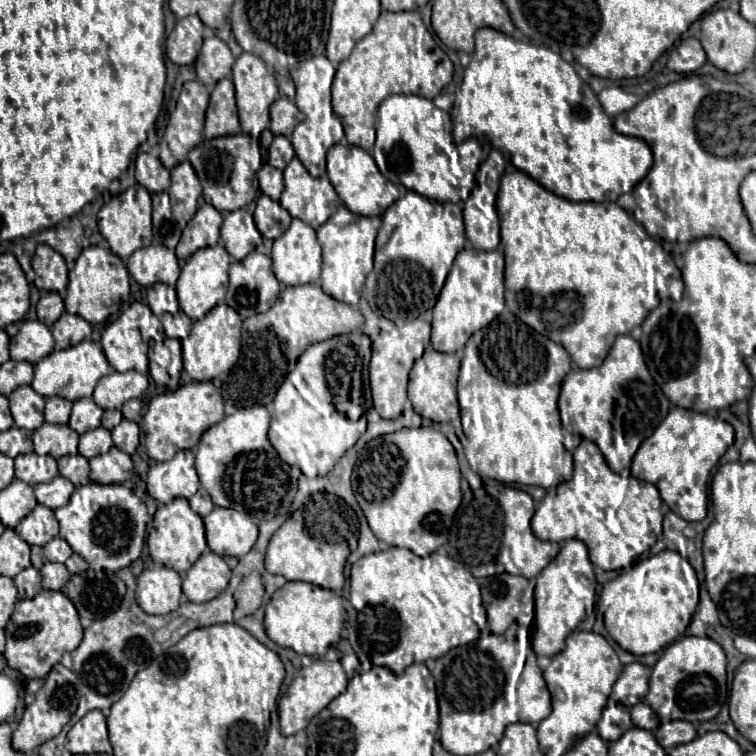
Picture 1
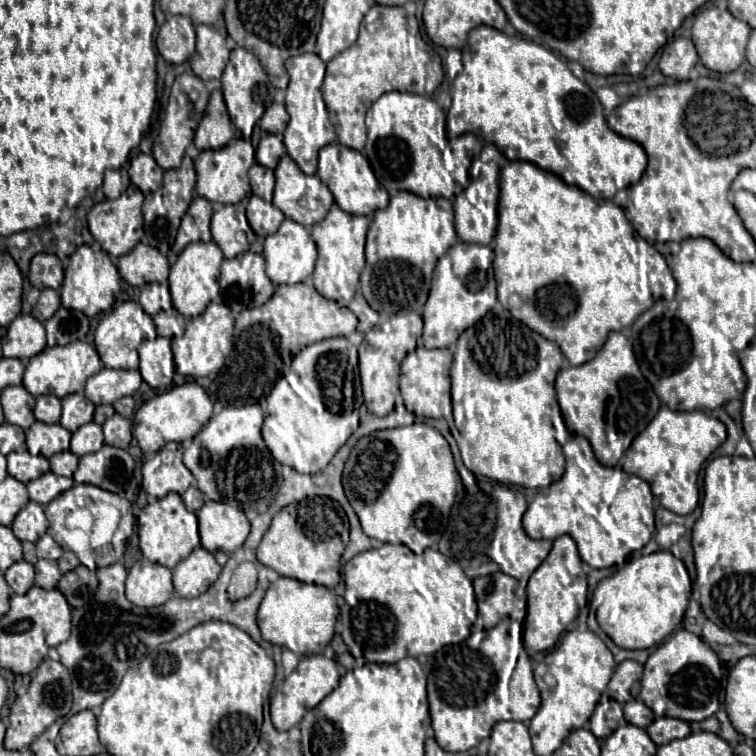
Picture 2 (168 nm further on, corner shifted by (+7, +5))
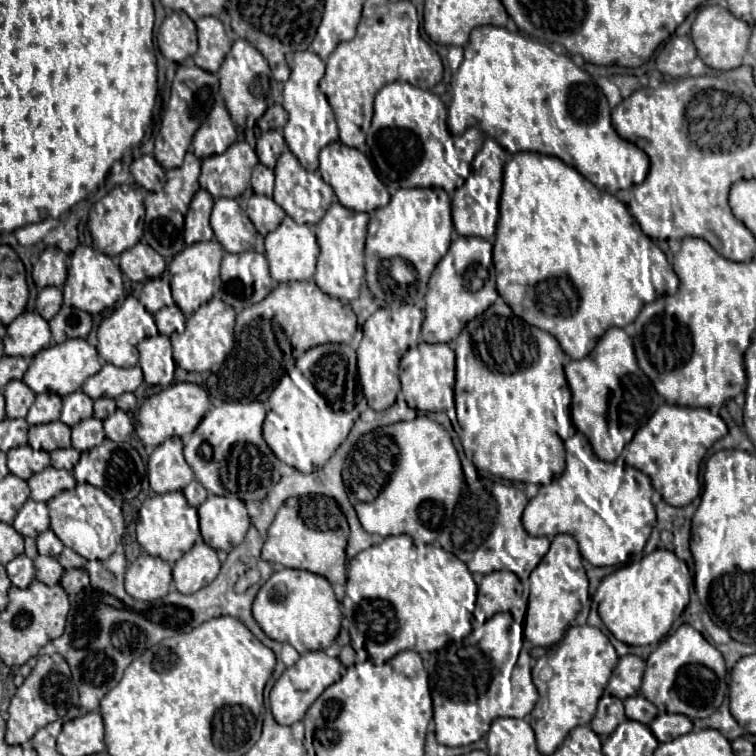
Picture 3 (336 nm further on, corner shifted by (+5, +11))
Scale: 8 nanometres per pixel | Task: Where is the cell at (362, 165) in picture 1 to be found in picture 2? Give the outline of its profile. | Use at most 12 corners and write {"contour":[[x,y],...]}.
{"contour":[[323,146],[317,174],[335,204],[371,216],[389,204],[369,160]]}

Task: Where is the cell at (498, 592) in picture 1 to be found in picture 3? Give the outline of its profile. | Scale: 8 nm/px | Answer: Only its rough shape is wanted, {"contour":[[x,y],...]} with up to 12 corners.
{"contour":[[491,572],[477,602],[491,618],[513,606],[522,590],[513,572]]}

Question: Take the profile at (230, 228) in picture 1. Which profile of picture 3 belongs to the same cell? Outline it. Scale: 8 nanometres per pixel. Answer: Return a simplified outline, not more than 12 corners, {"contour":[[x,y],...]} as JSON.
{"contour":[[217,198],[215,238],[227,252],[251,250],[257,231],[233,198]]}

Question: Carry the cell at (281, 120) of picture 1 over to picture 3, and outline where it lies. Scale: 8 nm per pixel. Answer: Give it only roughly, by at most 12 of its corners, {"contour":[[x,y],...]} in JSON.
{"contour":[[273,104],[257,122],[265,130],[281,130],[287,124],[287,112]]}

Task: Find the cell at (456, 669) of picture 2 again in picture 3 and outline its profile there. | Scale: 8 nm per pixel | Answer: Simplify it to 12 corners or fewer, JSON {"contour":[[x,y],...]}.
{"contour":[[523,590],[425,660],[439,744],[477,742],[539,694]]}

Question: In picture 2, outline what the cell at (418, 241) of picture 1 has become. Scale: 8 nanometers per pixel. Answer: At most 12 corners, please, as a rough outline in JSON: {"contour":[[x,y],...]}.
{"contour":[[397,192],[375,212],[367,304],[421,312],[455,242],[453,204]]}

